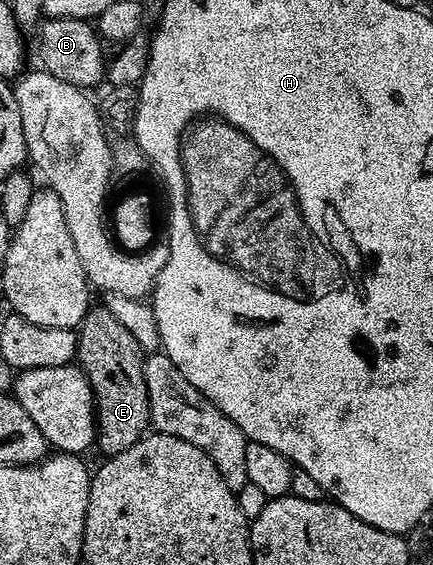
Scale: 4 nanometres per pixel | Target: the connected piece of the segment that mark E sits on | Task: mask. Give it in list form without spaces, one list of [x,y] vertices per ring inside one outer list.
[[[103,304],[93,305],[80,322],[76,339],[76,358],[80,369],[83,370],[92,386],[92,397],[96,404],[95,445],[100,446],[104,456],[126,452],[126,448],[130,448],[138,439],[144,437],[149,429],[150,408],[148,407],[146,380],[142,376],[145,357],[145,351],[140,349],[138,340],[130,336],[130,331]]]

